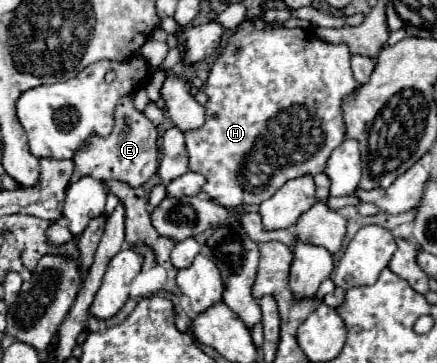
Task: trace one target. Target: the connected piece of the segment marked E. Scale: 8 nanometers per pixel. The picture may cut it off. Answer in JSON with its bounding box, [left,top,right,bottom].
[73,96,157,186]

